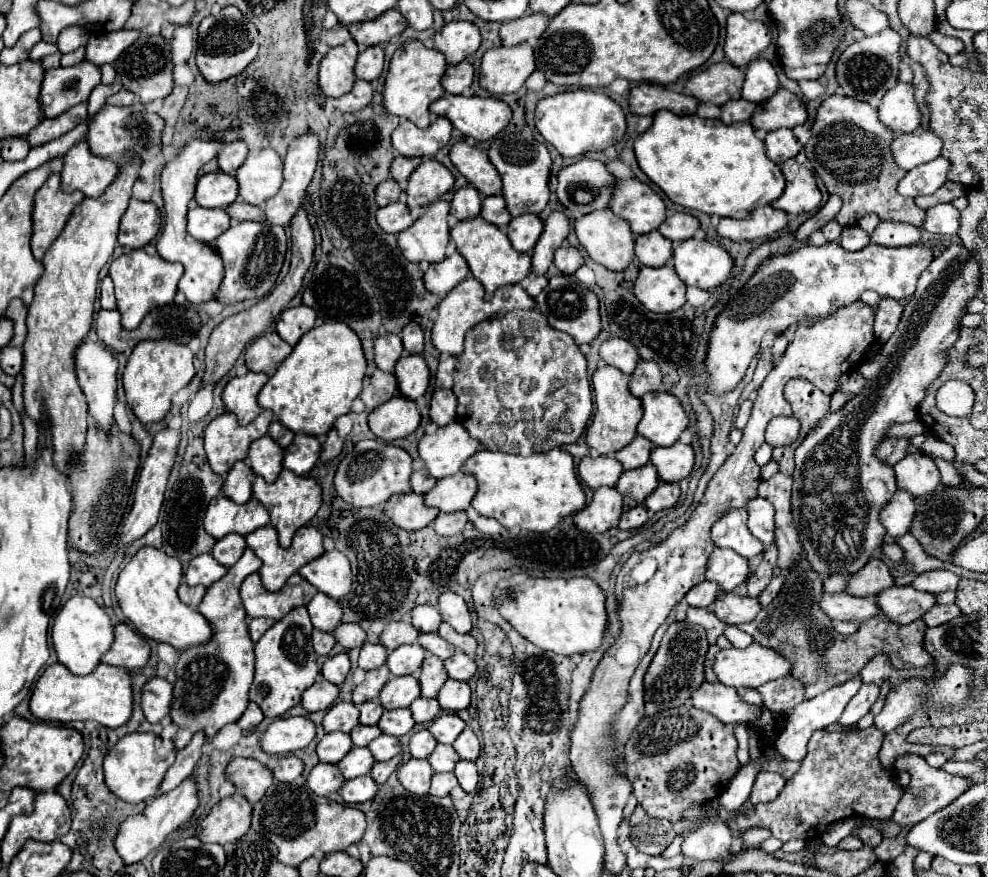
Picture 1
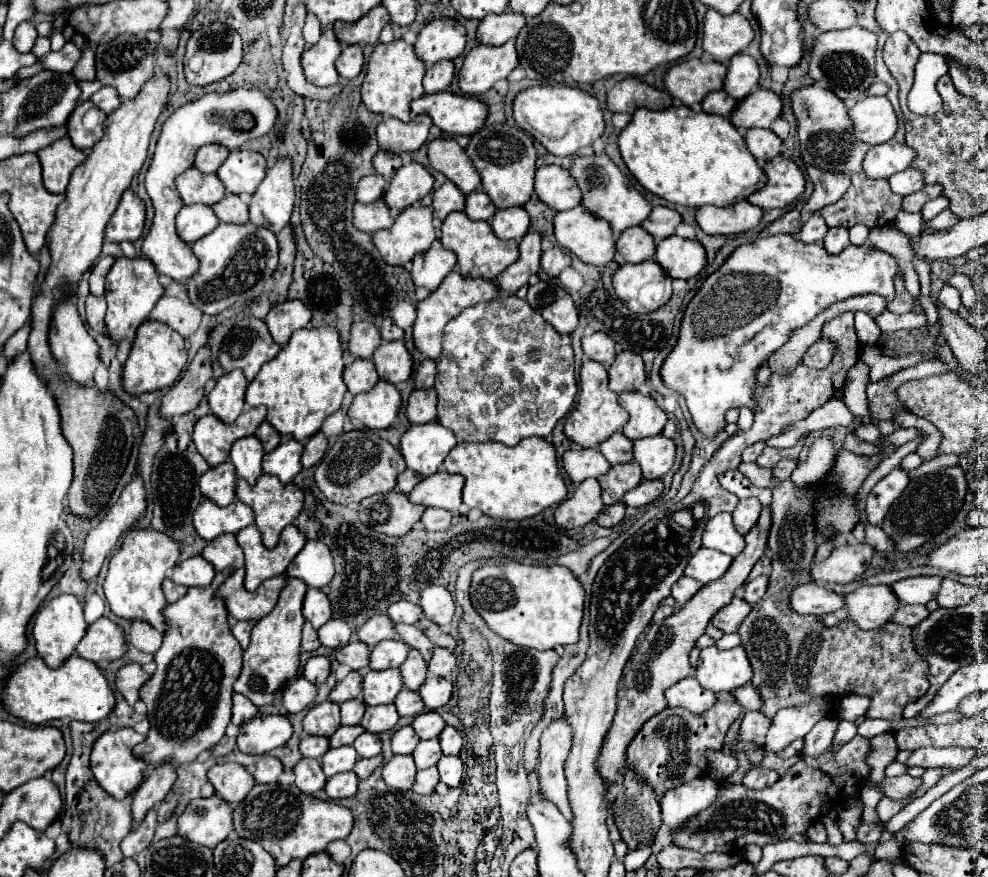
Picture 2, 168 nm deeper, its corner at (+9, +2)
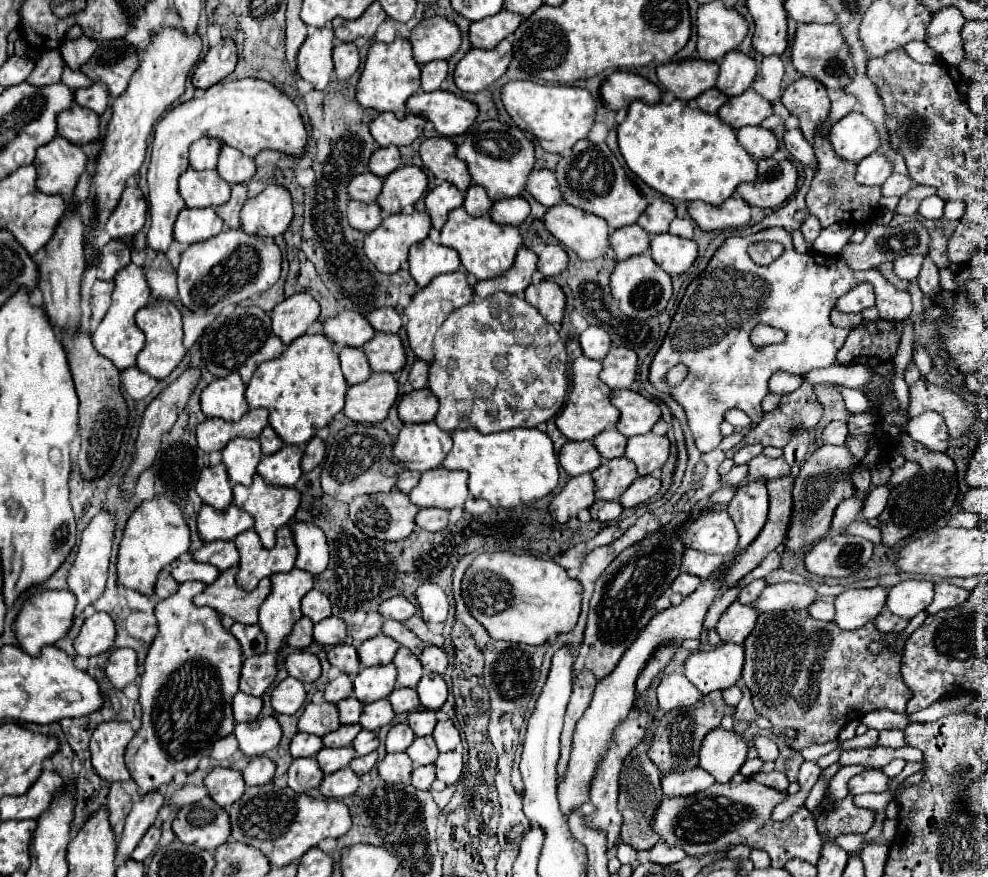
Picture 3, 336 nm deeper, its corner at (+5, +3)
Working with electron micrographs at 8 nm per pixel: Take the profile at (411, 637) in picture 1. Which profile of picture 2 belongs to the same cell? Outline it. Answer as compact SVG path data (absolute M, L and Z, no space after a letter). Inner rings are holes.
M378 614L378 616L372 616L364 626L358 628L358 638L360 642L368 646L376 646L380 640L386 640L386 638L396 640L400 636L394 630L394 622L386 614Z

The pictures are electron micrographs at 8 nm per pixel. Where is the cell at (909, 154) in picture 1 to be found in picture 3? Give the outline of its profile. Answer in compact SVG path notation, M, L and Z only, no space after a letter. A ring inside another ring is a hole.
M872 153L868 159L862 159L858 163L856 171L856 181L862 185L882 185L894 171L894 163L882 155L882 153Z

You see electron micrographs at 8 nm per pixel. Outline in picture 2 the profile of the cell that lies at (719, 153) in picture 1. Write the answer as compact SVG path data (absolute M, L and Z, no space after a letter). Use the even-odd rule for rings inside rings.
M670 106L664 110L648 110L638 108L630 120L630 124L618 136L618 148L624 164L632 172L632 176L652 194L692 208L700 208L704 204L712 206L730 206L758 192L766 184L766 174L754 156L748 152L744 138L732 126L732 122L724 116L712 116L706 112L692 112L688 106Z

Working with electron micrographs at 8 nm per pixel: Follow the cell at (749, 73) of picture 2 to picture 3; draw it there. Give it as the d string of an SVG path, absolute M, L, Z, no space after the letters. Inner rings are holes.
M732 51L728 53L720 63L720 75L716 81L716 87L724 91L724 95L740 95L744 93L756 77L756 63L752 57Z

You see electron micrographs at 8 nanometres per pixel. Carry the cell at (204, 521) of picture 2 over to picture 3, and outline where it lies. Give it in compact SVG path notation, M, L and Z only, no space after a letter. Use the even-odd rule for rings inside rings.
M202 505L198 513L198 533L202 541L232 541L242 531L248 531L254 527L252 515L242 511L240 507L226 507L226 509L214 509L210 505Z

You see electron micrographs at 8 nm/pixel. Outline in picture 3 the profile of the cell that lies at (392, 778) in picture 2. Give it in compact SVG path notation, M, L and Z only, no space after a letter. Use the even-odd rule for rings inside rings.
M388 753L378 763L378 773L386 783L392 785L404 785L410 781L410 775L414 771L414 763L406 753Z

